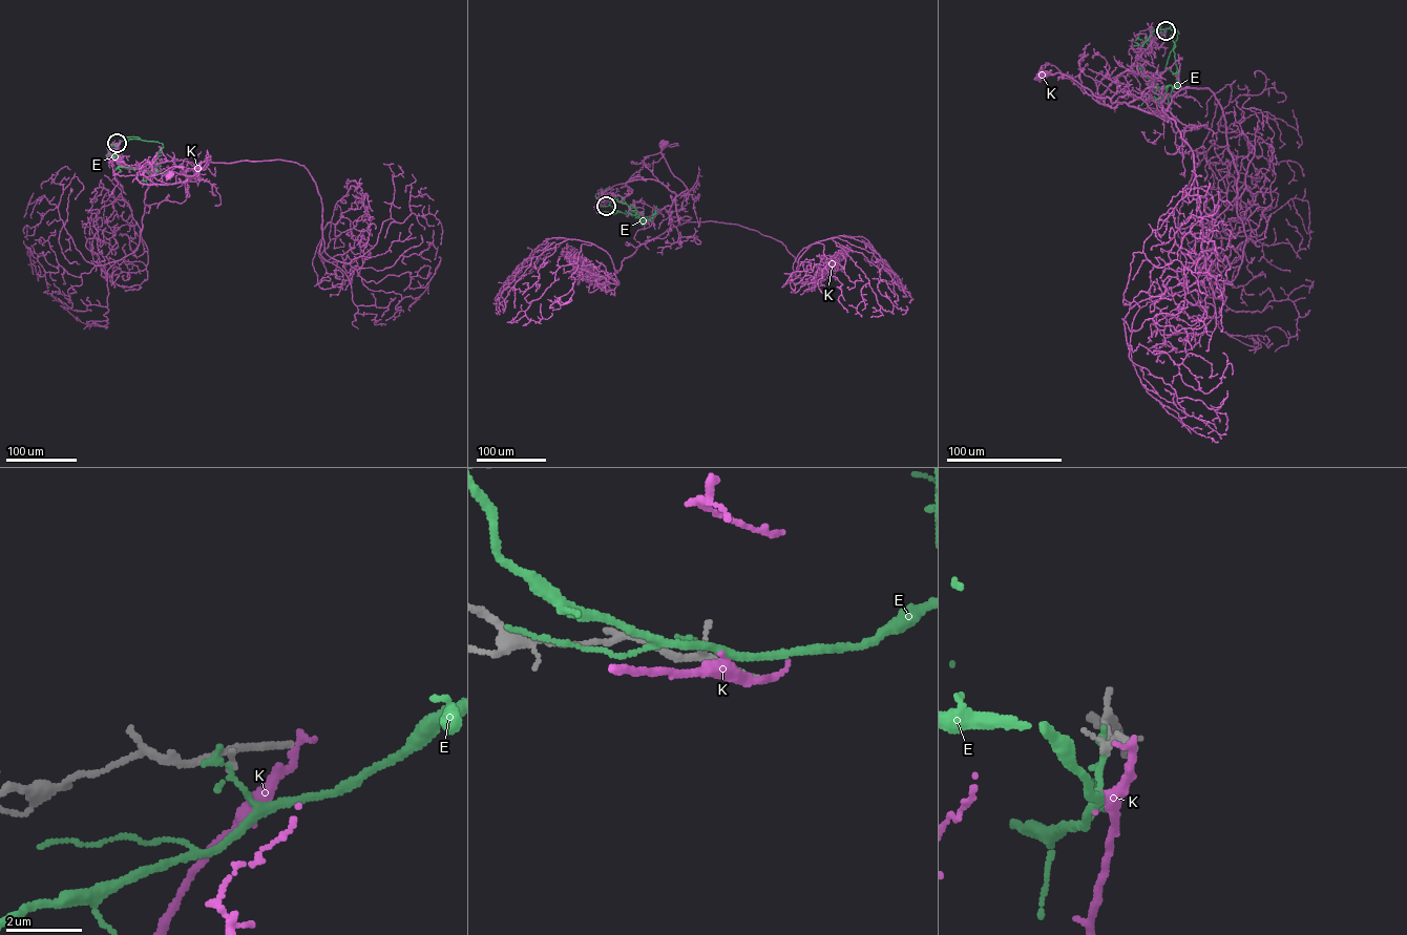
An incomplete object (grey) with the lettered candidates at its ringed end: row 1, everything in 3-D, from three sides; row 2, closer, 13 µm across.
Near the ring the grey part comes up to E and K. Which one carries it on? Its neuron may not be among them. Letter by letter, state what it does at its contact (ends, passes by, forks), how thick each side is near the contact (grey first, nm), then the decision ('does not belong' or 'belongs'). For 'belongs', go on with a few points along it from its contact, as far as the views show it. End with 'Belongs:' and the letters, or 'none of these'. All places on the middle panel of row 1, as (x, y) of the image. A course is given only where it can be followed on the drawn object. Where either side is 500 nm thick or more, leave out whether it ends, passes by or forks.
E: it ends; calibres 160 and 180 nm; does not belong
K: it ends; calibres 170 and 280 nm; does not belong
Belongs: none of these

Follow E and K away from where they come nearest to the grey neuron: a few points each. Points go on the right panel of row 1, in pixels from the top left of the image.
E: (1164, 30), (1174, 33), (1170, 37), (1178, 70), (1176, 85), (1163, 88), (1154, 85), (1141, 65), (1142, 75)
K: (1167, 30), (1158, 47), (1137, 55), (1137, 72), (1124, 71), (1098, 102), (1073, 79), (1057, 72), (1041, 75)

